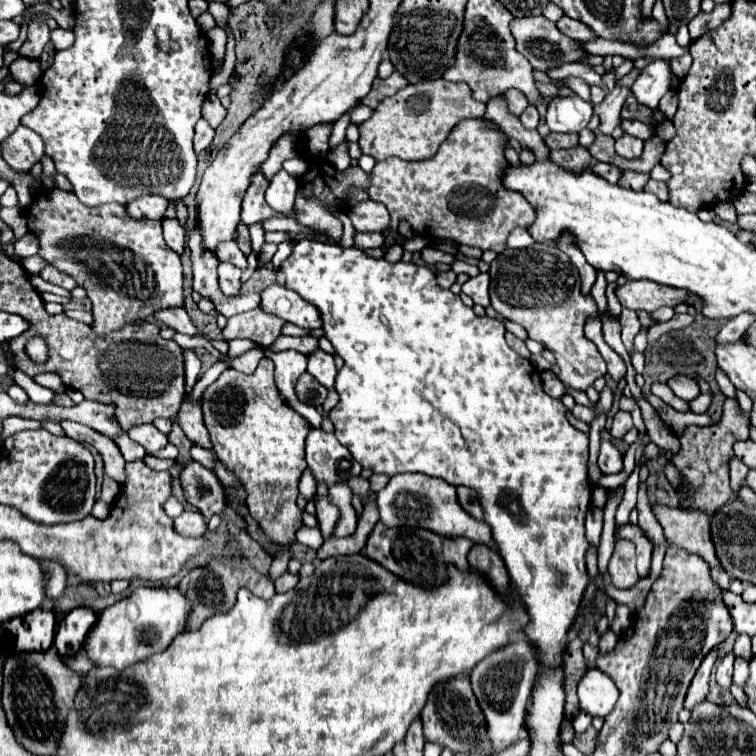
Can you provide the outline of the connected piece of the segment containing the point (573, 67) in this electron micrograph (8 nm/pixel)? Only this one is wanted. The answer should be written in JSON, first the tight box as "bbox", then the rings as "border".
{"bbox":[549,62,605,86],"border":[[[577,62],[577,64],[563,64],[561,68],[551,68],[549,70],[549,78],[569,78],[569,76],[577,76],[577,78],[585,80],[587,84],[601,84],[601,86],[605,86],[601,82],[601,76],[593,70],[591,64]]]}

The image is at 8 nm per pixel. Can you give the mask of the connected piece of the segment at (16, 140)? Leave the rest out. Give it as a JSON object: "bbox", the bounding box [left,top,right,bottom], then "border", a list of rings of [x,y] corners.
{"bbox":[1,126,45,172],"border":[[[19,126],[1,146],[1,154],[5,158],[5,162],[19,170],[19,172],[25,172],[25,170],[31,170],[31,166],[41,160],[41,156],[45,154],[45,146],[43,146],[43,138],[25,128],[25,126]]]}

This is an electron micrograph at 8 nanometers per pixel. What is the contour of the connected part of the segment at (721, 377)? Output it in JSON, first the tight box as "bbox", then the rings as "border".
{"bbox":[715,367,737,398],"border":[[[719,367],[716,368],[715,379],[726,397],[737,398],[735,386]]]}

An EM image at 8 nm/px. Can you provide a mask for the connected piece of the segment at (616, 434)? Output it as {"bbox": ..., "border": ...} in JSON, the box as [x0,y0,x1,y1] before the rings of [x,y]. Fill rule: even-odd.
{"bbox":[611,410,633,440],"border":[[[619,410],[619,412],[615,414],[613,424],[611,424],[611,436],[613,436],[615,440],[621,440],[631,428],[633,428],[631,412],[627,412],[627,410]]]}

